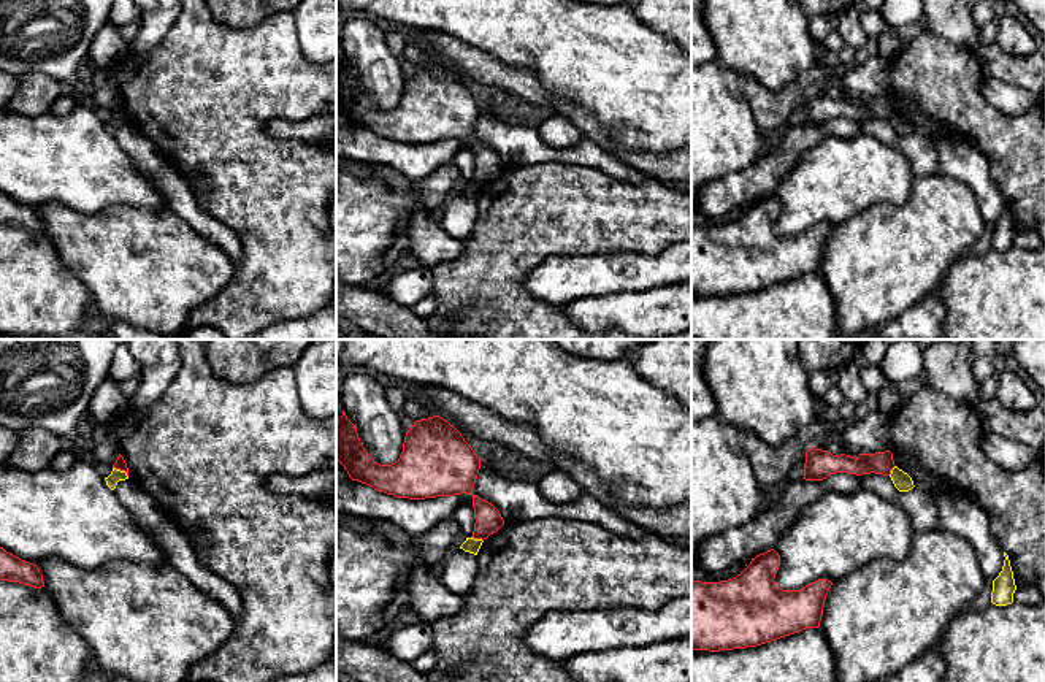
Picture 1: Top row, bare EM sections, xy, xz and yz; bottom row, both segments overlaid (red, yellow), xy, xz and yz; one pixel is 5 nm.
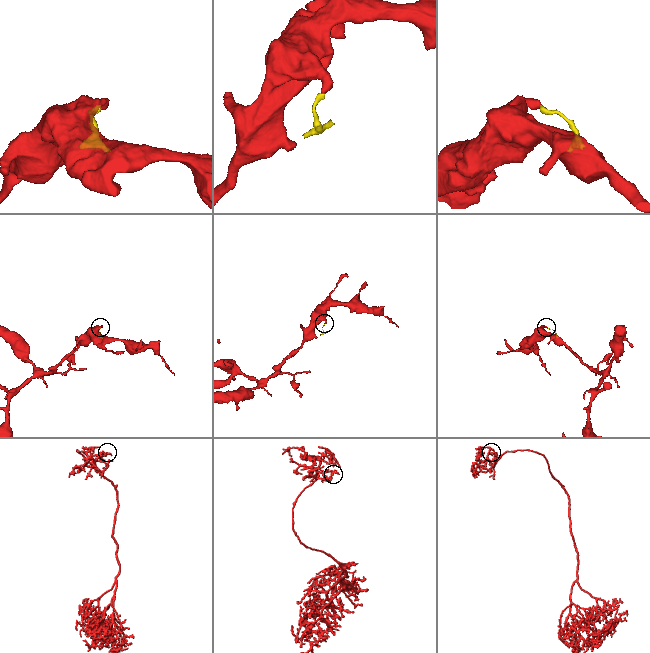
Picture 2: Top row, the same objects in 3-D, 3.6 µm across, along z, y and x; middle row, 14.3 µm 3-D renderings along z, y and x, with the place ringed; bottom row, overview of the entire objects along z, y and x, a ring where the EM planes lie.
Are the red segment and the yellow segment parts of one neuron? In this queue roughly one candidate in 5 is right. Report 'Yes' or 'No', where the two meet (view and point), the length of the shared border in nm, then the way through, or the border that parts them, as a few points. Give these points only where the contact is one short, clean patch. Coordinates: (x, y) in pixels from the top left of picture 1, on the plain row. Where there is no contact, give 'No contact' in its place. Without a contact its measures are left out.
No. Touches red at xy (121, 114). Shared border 90 nm. Boundary: xy (113, 111), (127, 121)

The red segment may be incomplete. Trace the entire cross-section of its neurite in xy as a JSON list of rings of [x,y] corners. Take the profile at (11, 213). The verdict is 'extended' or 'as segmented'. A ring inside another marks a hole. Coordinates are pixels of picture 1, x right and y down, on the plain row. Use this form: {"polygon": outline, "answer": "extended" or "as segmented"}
{"polygon": [[[0,192],[0,225],[19,227],[33,233],[44,232],[38,211]]], "answer": "as segmented"}

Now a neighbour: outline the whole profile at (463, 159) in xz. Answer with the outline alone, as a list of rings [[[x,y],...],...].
[[[469,148],[460,149],[455,154],[454,162],[460,170],[461,176],[465,178],[465,181],[471,182],[474,176],[474,168],[476,168],[473,149]]]

